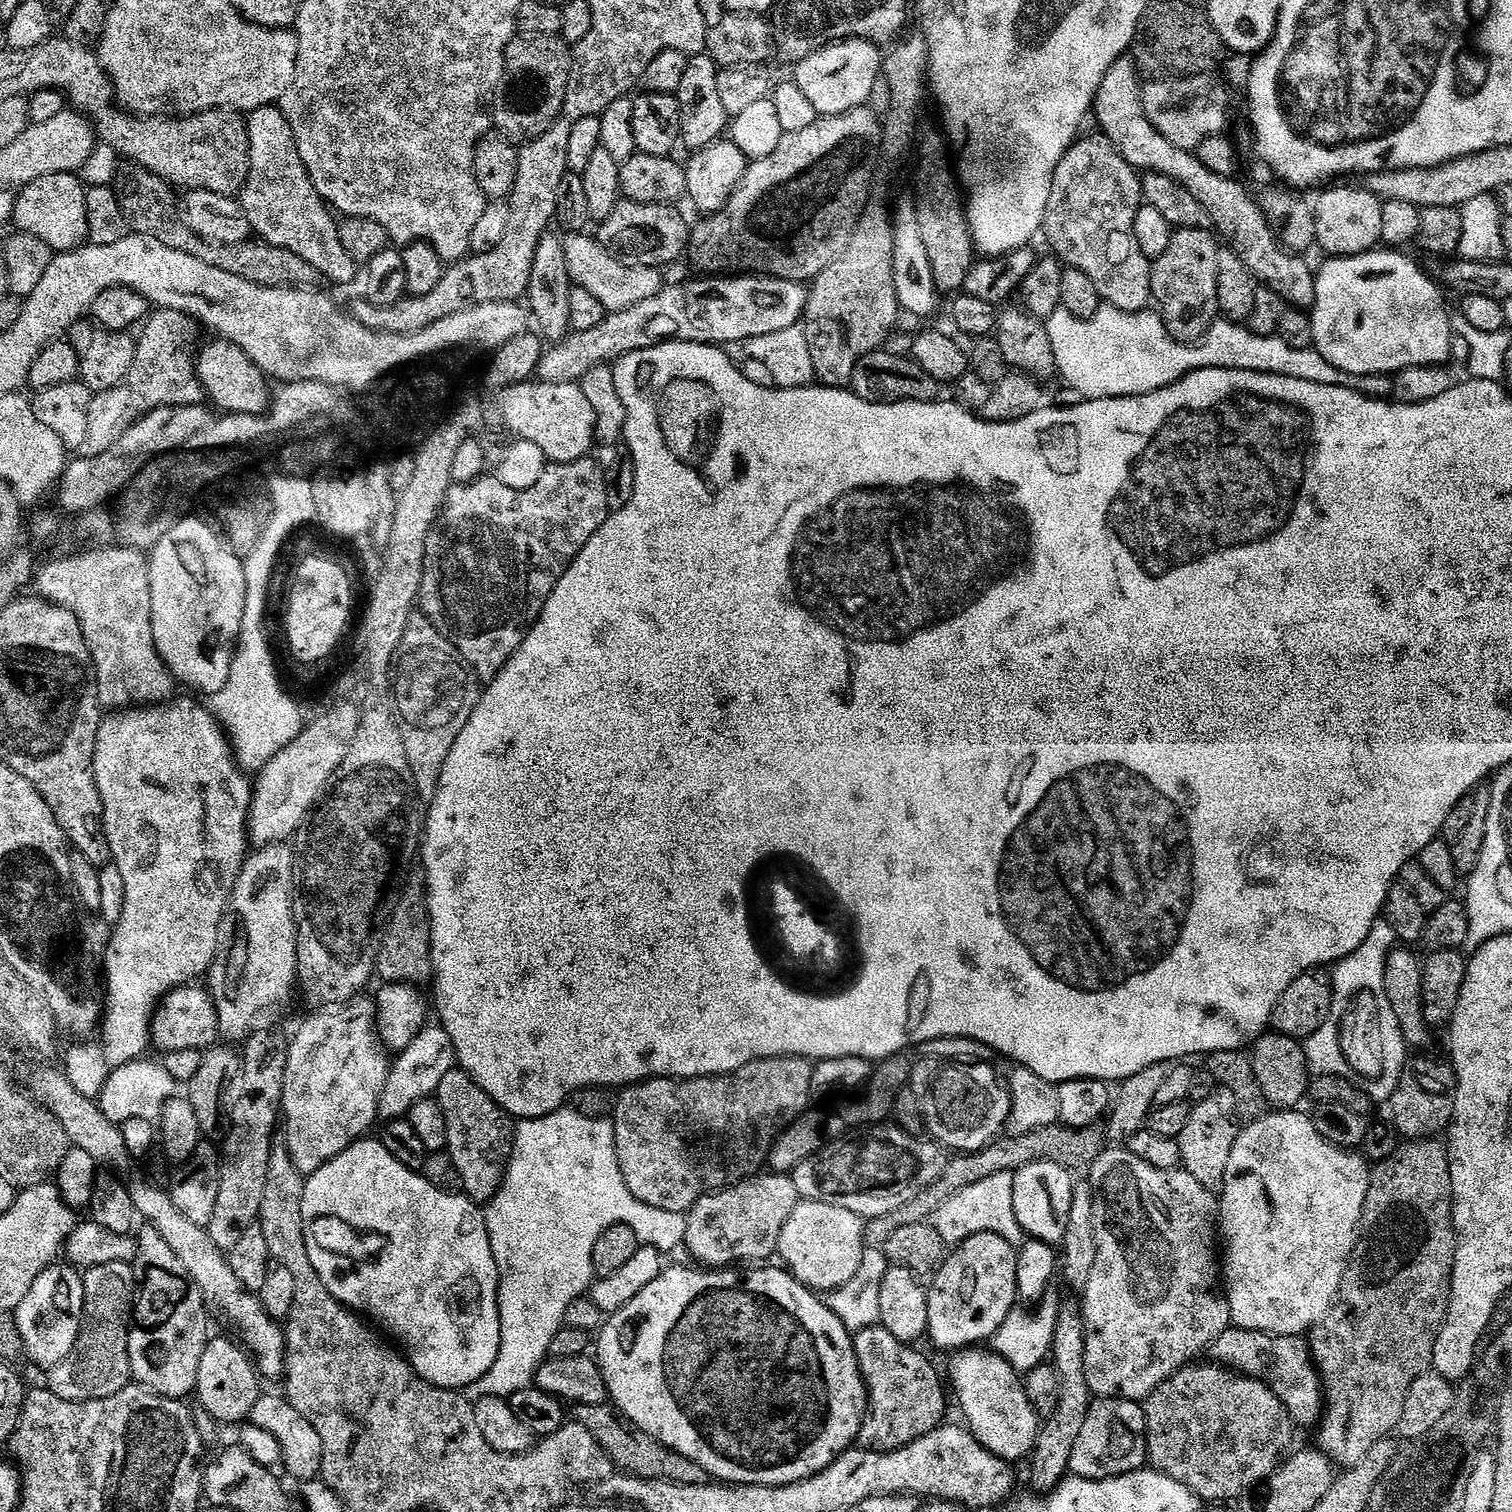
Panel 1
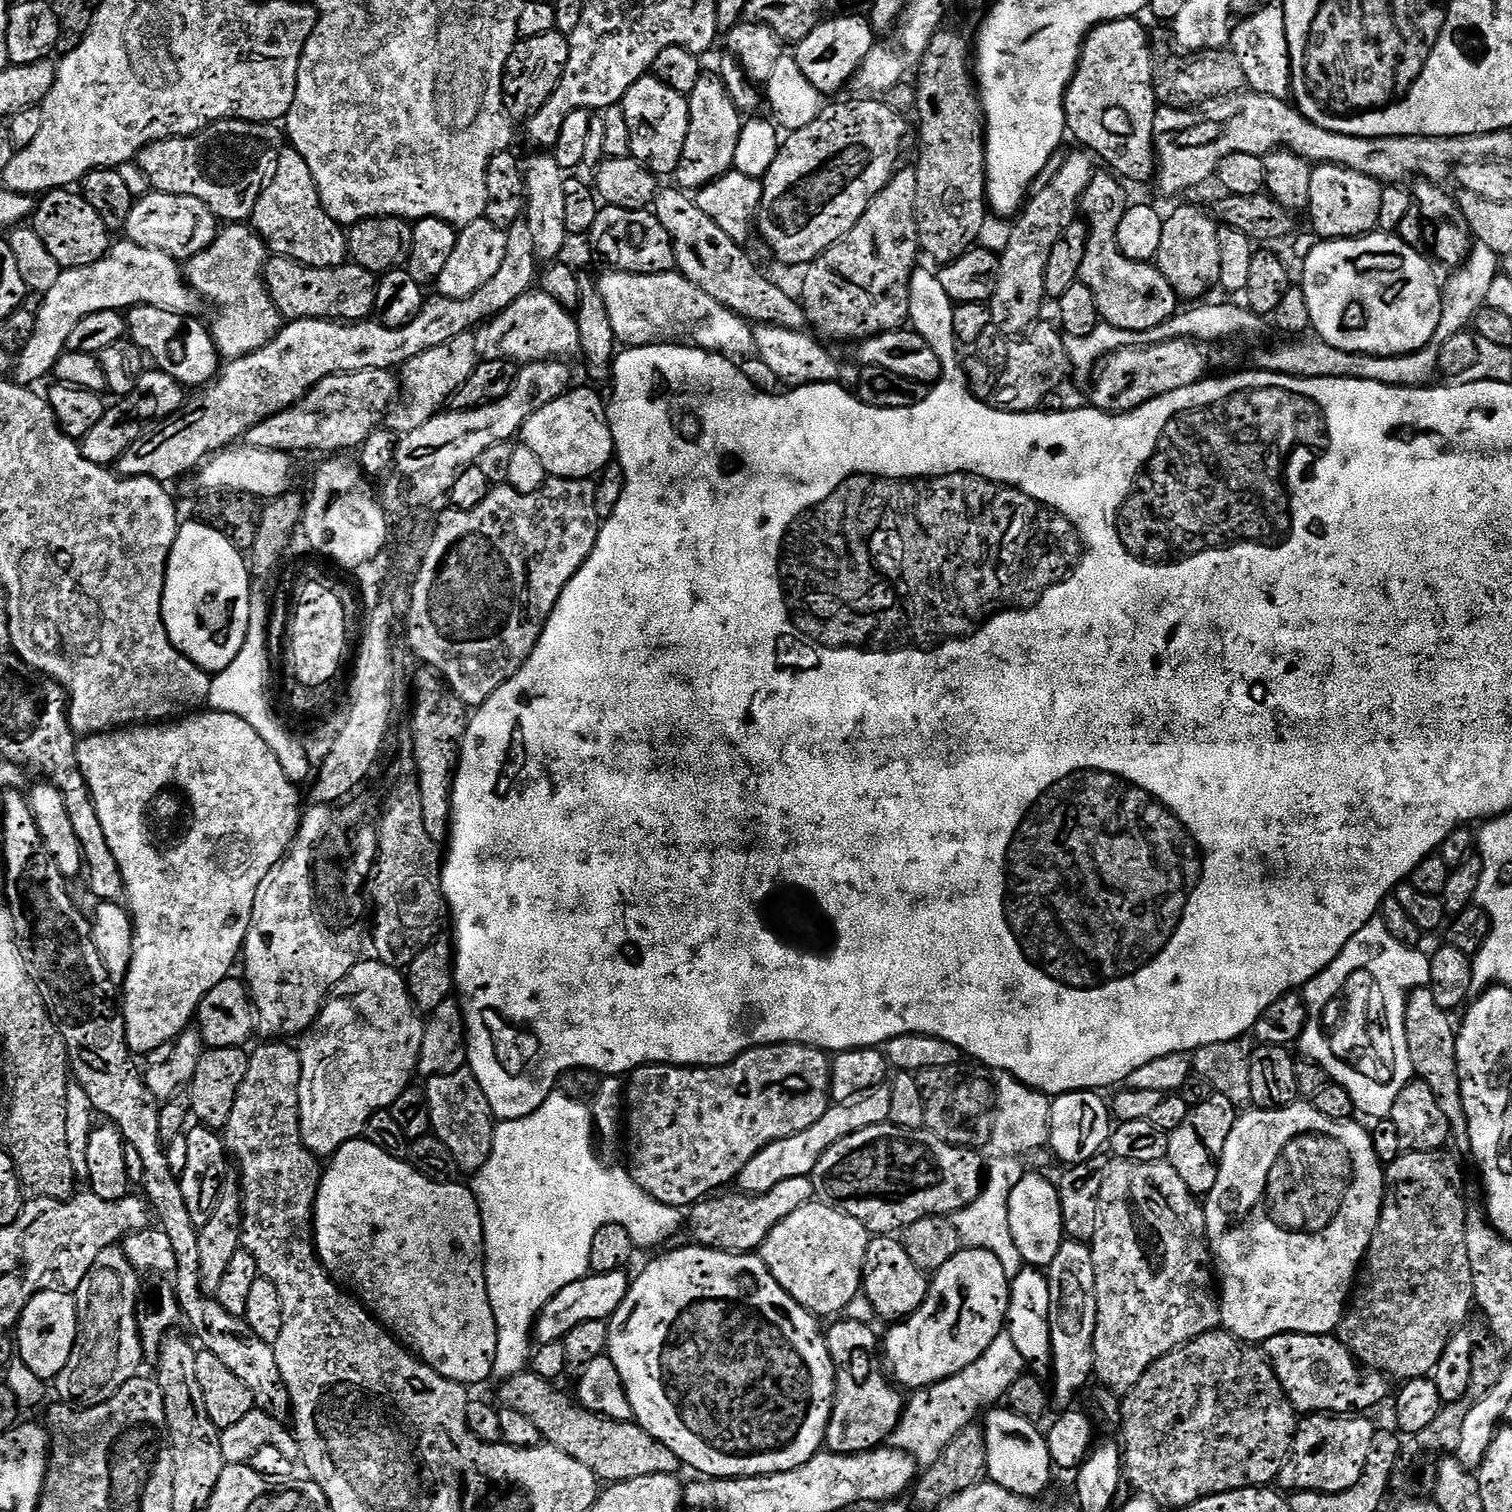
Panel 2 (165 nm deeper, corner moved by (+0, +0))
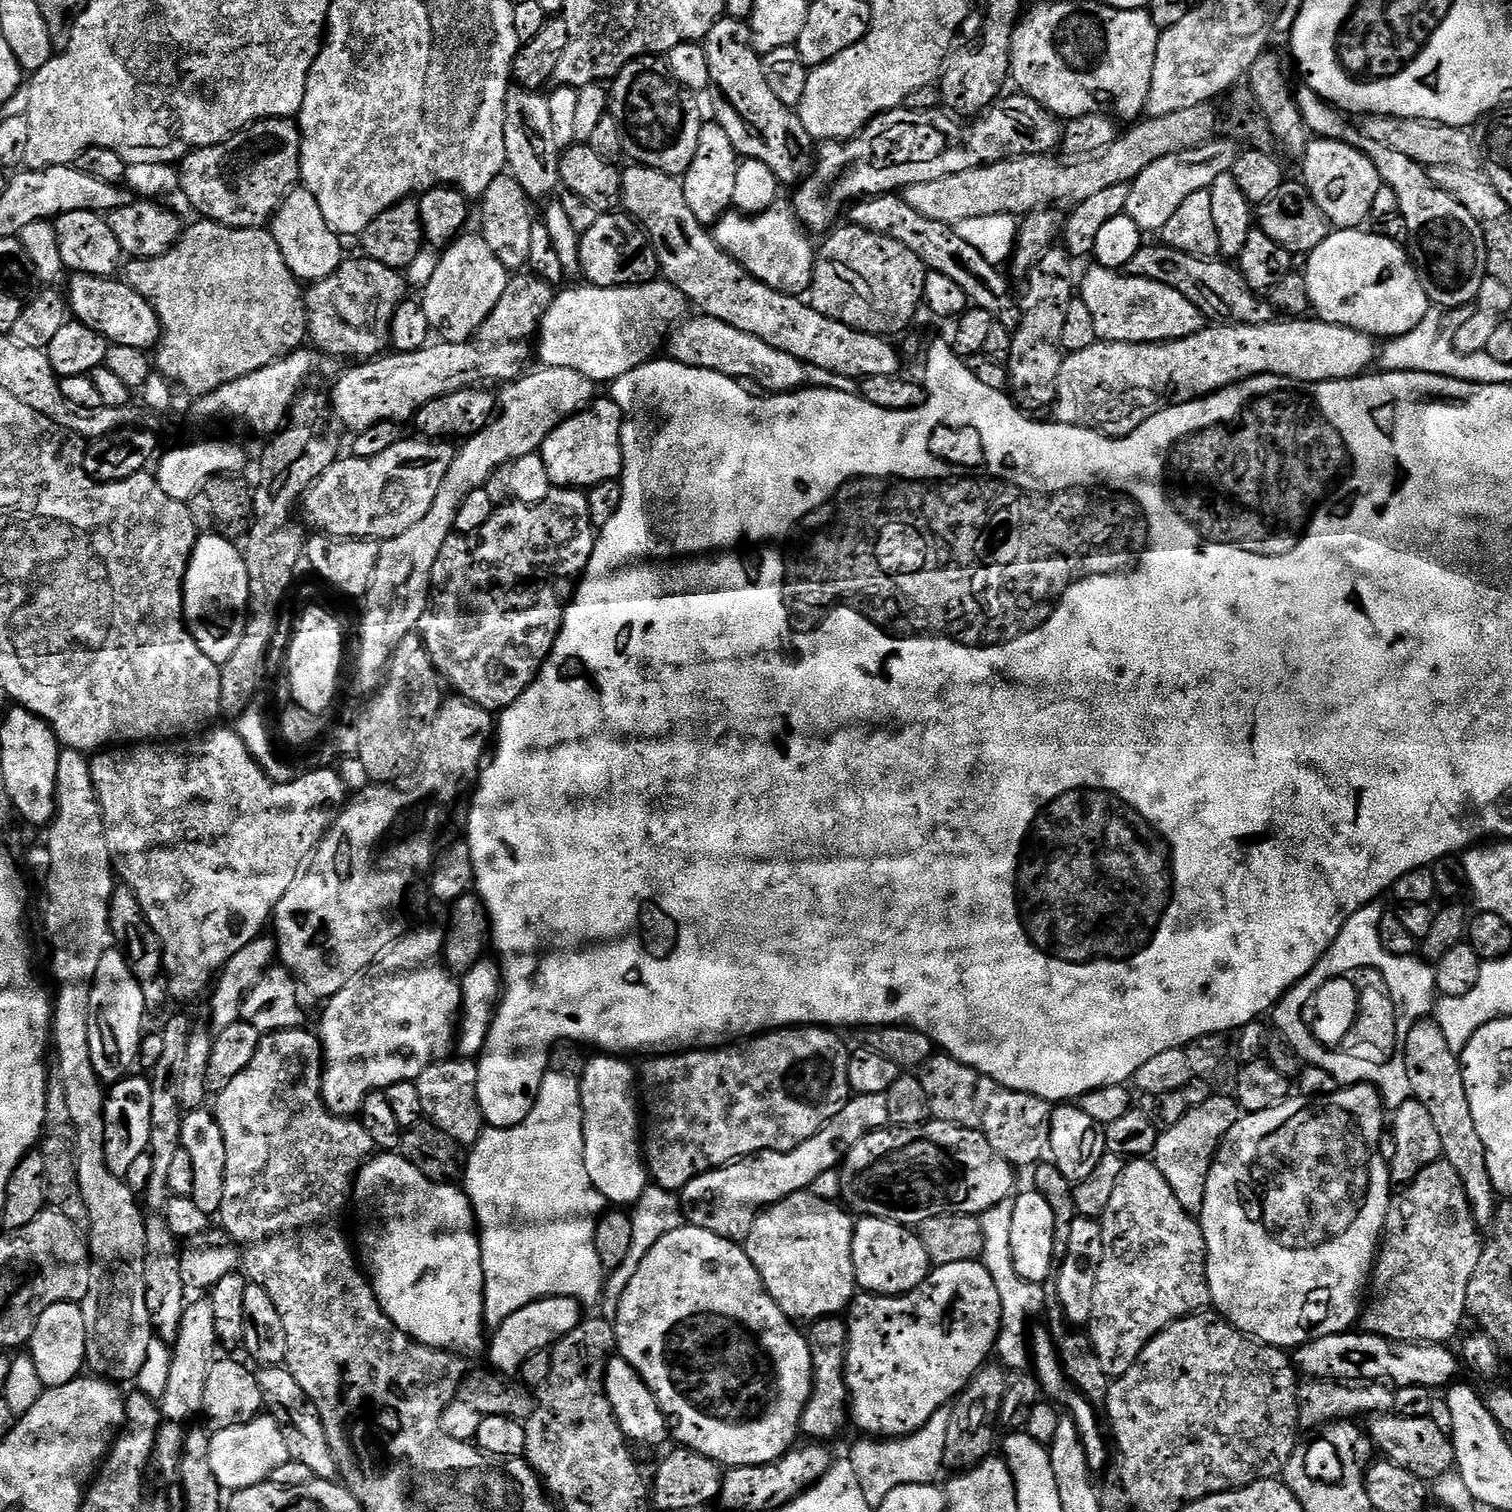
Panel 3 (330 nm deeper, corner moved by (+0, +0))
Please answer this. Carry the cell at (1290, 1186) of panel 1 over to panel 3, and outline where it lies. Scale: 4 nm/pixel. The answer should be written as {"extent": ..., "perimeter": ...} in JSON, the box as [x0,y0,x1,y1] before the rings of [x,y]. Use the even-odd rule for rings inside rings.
{"extent":[1198,1084,1390,1350],"perimeter":[[[1354,1084],[1351,1086],[1341,1087],[1340,1091],[1330,1094],[1329,1096],[1301,1096],[1293,1095],[1286,1102],[1282,1102],[1278,1106],[1274,1106],[1270,1110],[1262,1110],[1261,1112],[1250,1112],[1241,1115],[1236,1125],[1229,1130],[1224,1139],[1224,1143],[1220,1146],[1220,1151],[1216,1154],[1216,1161],[1212,1164],[1210,1170],[1210,1178],[1206,1182],[1206,1202],[1202,1206],[1202,1210],[1198,1214],[1200,1228],[1204,1231],[1206,1238],[1206,1250],[1208,1251],[1208,1285],[1210,1286],[1210,1294],[1212,1295],[1212,1304],[1215,1311],[1219,1313],[1223,1319],[1229,1324],[1234,1325],[1239,1332],[1243,1332],[1245,1336],[1251,1336],[1254,1340],[1259,1340],[1262,1344],[1269,1344],[1275,1348],[1285,1350],[1295,1350],[1301,1344],[1317,1340],[1318,1338],[1326,1338],[1333,1336],[1339,1332],[1349,1331],[1353,1327],[1352,1324],[1357,1323],[1358,1317],[1362,1312],[1362,1300],[1360,1304],[1360,1295],[1365,1295],[1366,1285],[1369,1283],[1370,1277],[1374,1271],[1374,1261],[1378,1255],[1378,1249],[1382,1243],[1384,1235],[1384,1223],[1388,1217],[1388,1209],[1390,1207],[1390,1164],[1389,1161],[1382,1158],[1380,1153],[1380,1139],[1386,1130],[1386,1109],[1383,1100],[1380,1098],[1380,1092],[1377,1088],[1370,1084]]]}

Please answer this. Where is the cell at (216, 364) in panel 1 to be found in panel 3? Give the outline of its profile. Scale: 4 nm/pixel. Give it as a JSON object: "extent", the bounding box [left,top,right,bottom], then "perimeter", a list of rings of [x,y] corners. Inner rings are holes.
{"extent":[66,274,160,350],"perimeter":[[[83,274],[73,275],[71,279],[67,281],[69,284],[66,287],[71,315],[79,323],[90,326],[95,332],[105,336],[109,345],[152,350],[160,343],[160,319],[154,306],[150,306],[150,302],[146,302],[146,298],[142,298],[142,294],[138,294],[138,290],[134,290],[123,279]]]}

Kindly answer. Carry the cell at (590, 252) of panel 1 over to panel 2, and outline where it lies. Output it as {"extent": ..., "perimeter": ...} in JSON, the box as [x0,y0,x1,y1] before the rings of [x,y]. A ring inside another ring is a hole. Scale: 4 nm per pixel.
{"extent":[598,270,756,358],"perimeter":[[[604,270],[598,276],[598,287],[602,302],[606,302],[606,310],[610,310],[610,326],[621,345],[645,348],[647,344],[683,337],[680,335],[685,332],[695,347],[719,352],[721,356],[748,358],[756,351],[753,325],[745,317],[710,298],[706,290],[694,286],[694,282],[687,280],[678,270],[662,274]]]}

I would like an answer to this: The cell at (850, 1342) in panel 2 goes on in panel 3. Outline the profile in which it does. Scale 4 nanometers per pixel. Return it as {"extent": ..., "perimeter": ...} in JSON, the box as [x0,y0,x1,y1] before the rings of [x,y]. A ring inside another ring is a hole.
{"extent":[800,1315,850,1442],"perimeter":[[[839,1315],[824,1316],[807,1329],[812,1355],[812,1397],[806,1402],[800,1430],[812,1442],[828,1442],[850,1424],[850,1401],[844,1386],[844,1349],[848,1347],[848,1325]]]}

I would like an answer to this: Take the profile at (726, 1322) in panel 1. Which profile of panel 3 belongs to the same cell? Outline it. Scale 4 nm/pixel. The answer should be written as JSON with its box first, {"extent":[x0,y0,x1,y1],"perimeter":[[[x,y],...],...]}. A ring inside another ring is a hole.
{"extent":[614,1226,812,1469],"perimeter":[[[691,1226],[666,1234],[666,1238],[662,1238],[662,1242],[657,1242],[654,1250],[646,1254],[646,1259],[642,1261],[642,1266],[638,1266],[630,1286],[626,1286],[626,1294],[622,1294],[614,1327],[618,1355],[630,1362],[634,1370],[638,1370],[646,1386],[650,1386],[654,1398],[658,1398],[658,1406],[662,1406],[662,1414],[668,1420],[671,1439],[676,1439],[675,1443],[679,1447],[694,1450],[725,1469],[762,1466],[792,1451],[797,1443],[796,1436],[801,1435],[800,1423],[806,1410],[806,1402],[812,1397],[812,1355],[808,1338],[803,1331],[796,1329],[799,1327],[781,1310],[778,1302],[770,1298],[758,1270],[754,1270],[754,1262],[750,1262],[748,1253],[737,1241],[727,1240],[718,1234],[710,1234],[710,1230]]]}

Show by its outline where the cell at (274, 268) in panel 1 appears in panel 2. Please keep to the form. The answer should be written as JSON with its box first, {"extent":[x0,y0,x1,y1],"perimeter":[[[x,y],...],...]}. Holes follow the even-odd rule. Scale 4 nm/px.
{"extent":[264,254,377,322],"perimeter":[[[272,254],[269,255],[268,262],[264,266],[264,282],[268,285],[268,292],[272,295],[274,306],[279,310],[281,317],[283,317],[283,319],[288,322],[293,320],[343,320],[345,322],[355,322],[357,320],[369,319],[369,317],[371,317],[376,310],[377,279],[377,273],[366,270],[362,266],[358,266],[357,264],[353,264],[351,262],[345,262],[339,264],[338,266],[334,266],[333,268],[315,268],[314,266],[306,266],[297,260],[291,260],[289,256],[277,256]]]}

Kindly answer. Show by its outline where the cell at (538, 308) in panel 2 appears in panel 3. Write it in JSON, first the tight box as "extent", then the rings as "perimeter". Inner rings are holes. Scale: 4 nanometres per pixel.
{"extent":[538,282,690,386],"perimeter":[[[667,282],[627,288],[583,287],[565,287],[550,302],[550,310],[540,323],[538,360],[540,356],[539,363],[546,368],[566,366],[566,370],[578,370],[600,386],[653,359],[673,327],[690,312],[687,298]]]}

